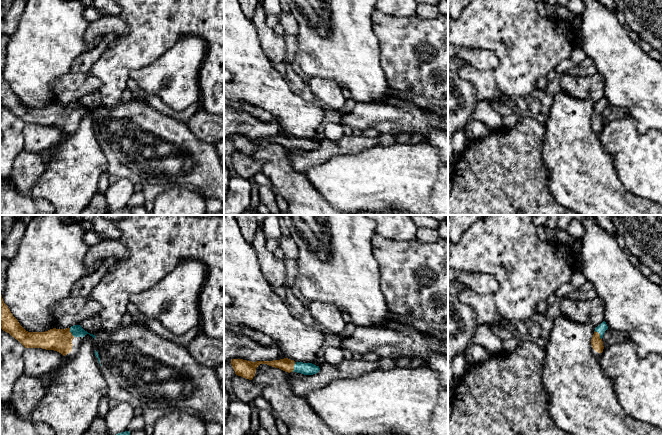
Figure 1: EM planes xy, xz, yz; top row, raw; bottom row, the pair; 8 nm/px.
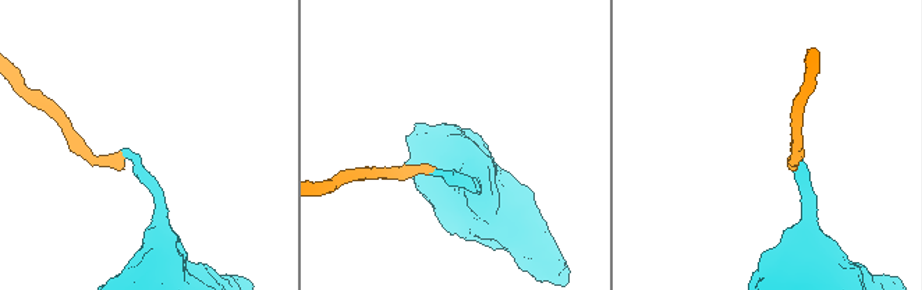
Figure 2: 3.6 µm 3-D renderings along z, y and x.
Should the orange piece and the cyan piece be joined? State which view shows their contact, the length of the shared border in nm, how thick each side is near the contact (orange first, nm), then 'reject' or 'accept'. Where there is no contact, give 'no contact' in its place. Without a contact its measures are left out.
yz | 90 nm | 100/70 nm | accept

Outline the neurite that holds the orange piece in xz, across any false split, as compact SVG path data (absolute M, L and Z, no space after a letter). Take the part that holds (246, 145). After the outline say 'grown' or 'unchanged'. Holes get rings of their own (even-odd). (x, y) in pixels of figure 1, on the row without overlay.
M288 134L273 136L273 137L247 137L243 135L232 135L231 141L235 150L243 154L252 156L255 152L256 144L260 140L267 140L269 142L279 144L285 148L297 148L304 151L313 151L319 148L319 142L312 139L295 138Z; grown

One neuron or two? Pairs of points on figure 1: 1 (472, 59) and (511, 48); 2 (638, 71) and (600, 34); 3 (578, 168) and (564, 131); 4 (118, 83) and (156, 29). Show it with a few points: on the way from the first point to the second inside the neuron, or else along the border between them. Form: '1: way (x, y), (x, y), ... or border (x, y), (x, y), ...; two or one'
1: border (471, 48), (490, 49), (498, 60), (498, 67); two
2: way (629, 63), (609, 43); one
3: way (575, 159), (569, 140); one
4: way (118, 70), (118, 67), (143, 42); one

